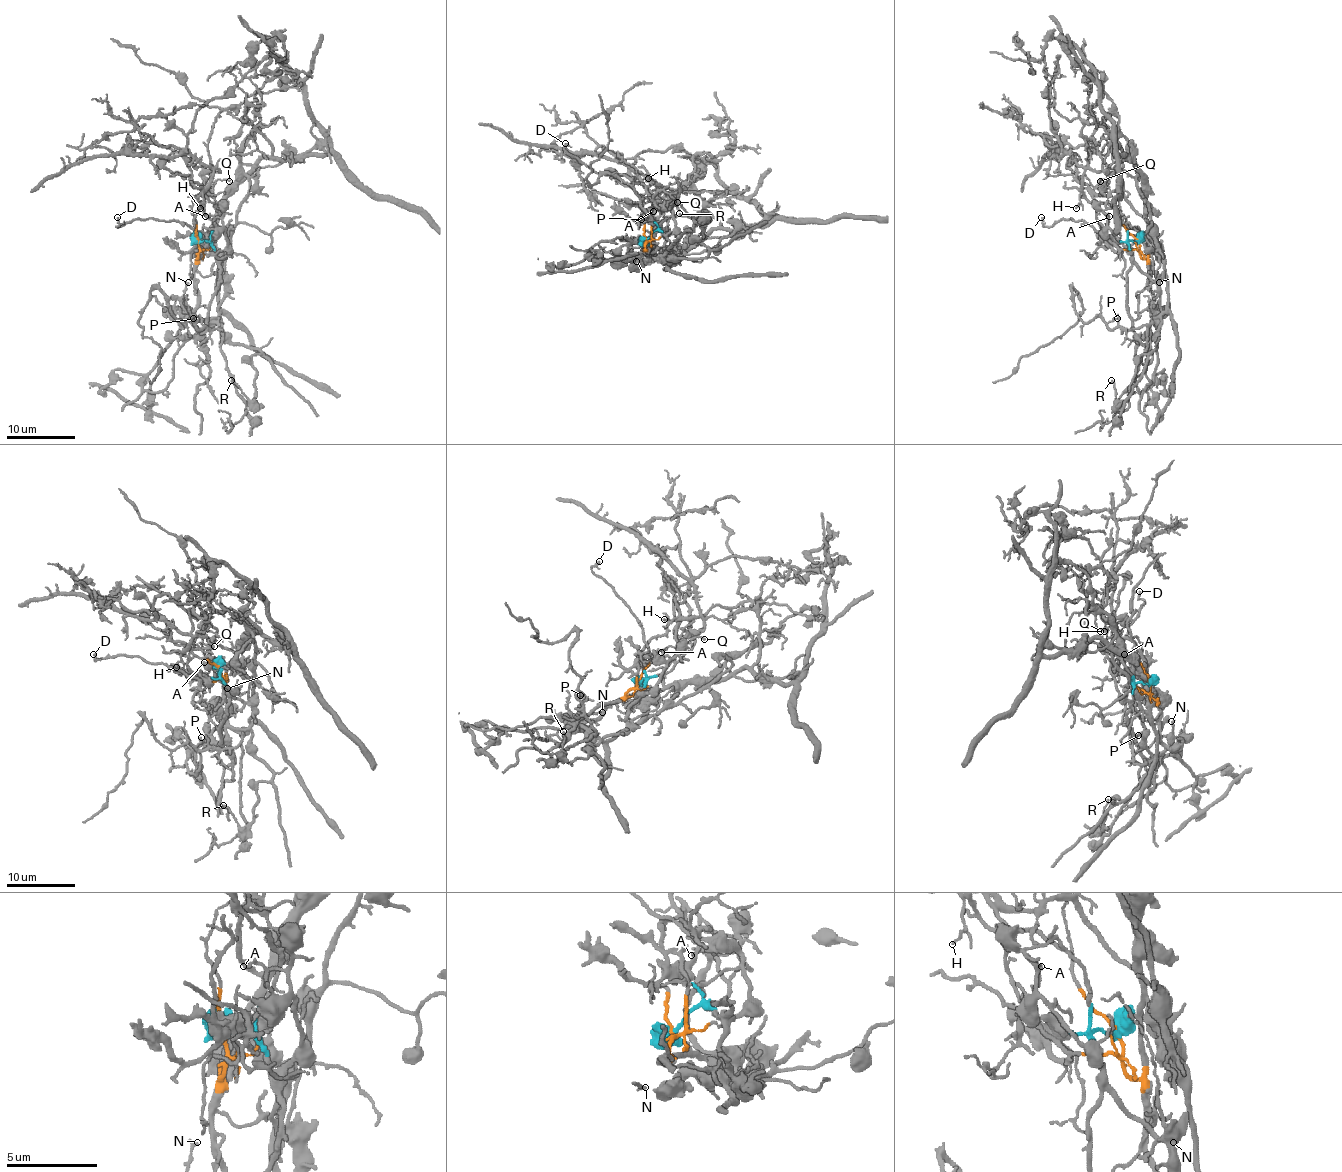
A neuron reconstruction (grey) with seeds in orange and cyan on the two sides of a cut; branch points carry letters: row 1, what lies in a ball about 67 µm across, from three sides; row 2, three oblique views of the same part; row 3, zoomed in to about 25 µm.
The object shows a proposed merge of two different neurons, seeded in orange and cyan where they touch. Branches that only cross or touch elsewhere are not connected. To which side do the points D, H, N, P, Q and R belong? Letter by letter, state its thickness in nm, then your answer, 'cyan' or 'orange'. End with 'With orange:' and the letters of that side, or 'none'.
D: 110 nm thick; cyan
H: 110 nm thick; cyan
N: 110 nm thick; orange
P: 120 nm thick; orange
Q: 120 nm thick; orange
R: 140 nm thick; orange
With orange: N, P, Q, R

